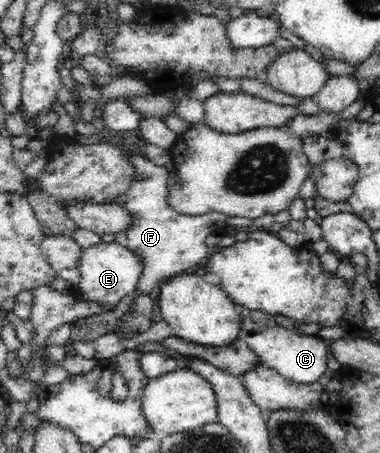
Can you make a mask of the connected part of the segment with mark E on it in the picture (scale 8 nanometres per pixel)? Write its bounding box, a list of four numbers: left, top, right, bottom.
[70,241,143,310]

